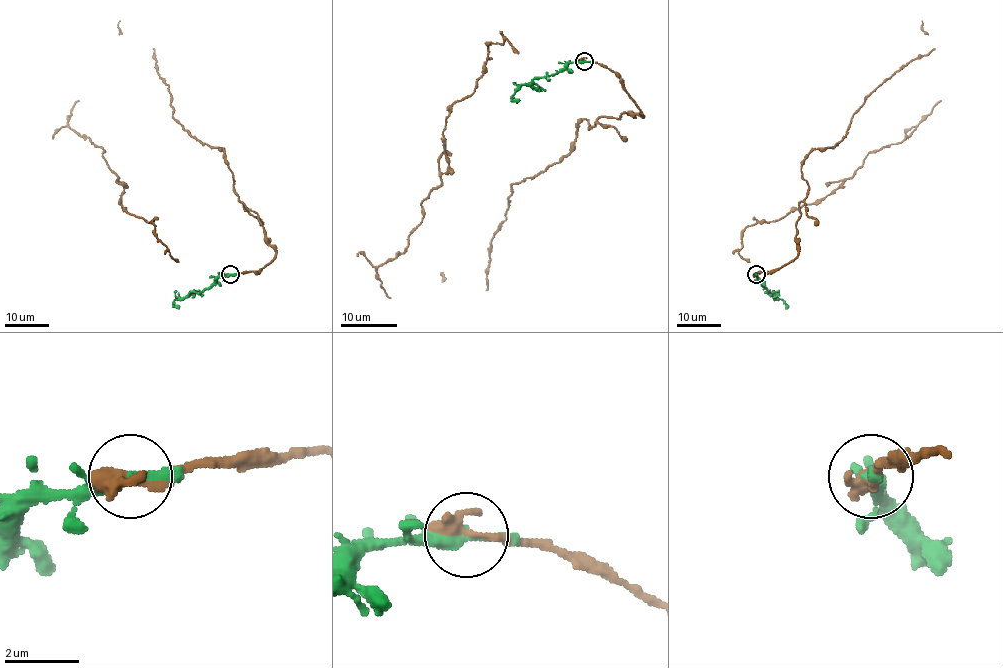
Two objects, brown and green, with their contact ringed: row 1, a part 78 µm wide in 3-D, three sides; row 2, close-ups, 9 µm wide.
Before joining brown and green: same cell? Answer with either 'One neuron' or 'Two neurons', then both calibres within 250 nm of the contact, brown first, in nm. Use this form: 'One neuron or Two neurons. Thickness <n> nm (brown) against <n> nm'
Two neurons. Thickness 500 nm (brown) against 260 nm

